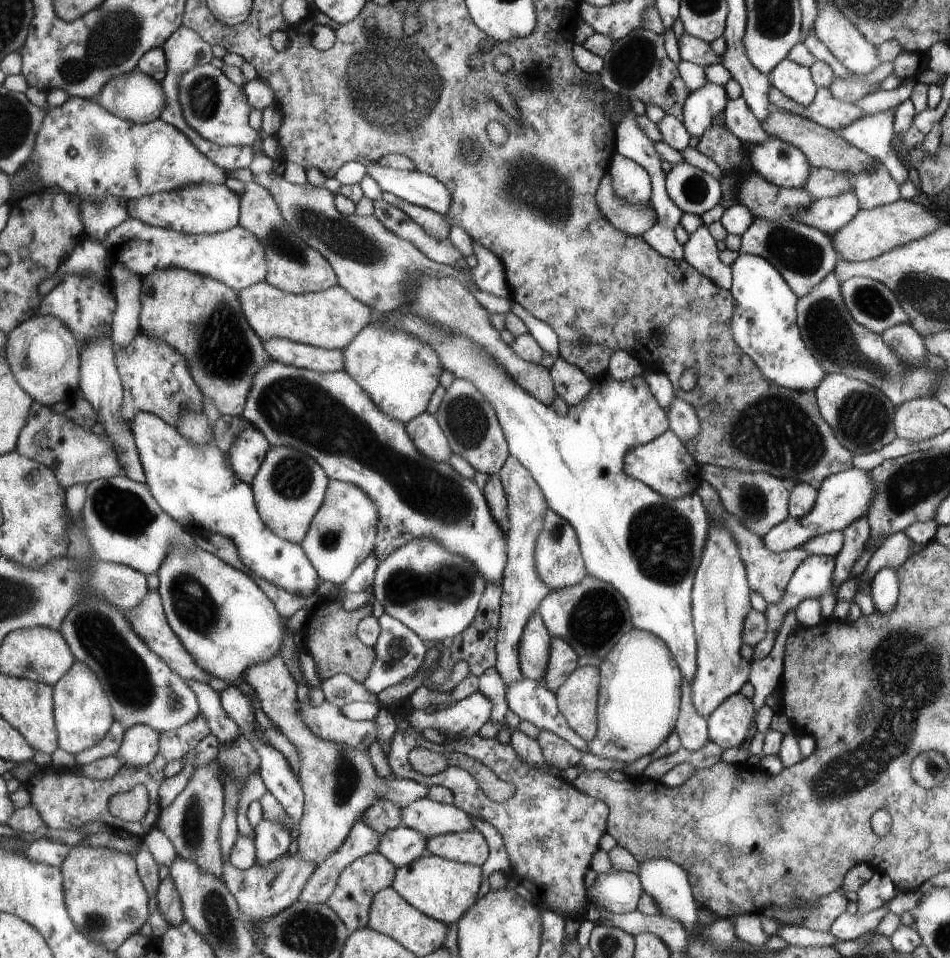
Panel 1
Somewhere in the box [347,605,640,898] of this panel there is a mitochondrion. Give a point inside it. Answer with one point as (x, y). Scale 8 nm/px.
(400, 649)

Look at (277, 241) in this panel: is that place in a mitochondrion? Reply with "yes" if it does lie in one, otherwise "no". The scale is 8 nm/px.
yes

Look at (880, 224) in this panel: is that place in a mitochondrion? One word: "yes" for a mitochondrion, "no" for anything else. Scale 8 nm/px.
no

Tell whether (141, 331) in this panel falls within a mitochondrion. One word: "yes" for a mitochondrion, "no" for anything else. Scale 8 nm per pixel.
no

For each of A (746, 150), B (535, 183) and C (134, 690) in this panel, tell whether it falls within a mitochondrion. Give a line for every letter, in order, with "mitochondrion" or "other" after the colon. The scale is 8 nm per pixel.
A: other
B: mitochondrion
C: mitochondrion

